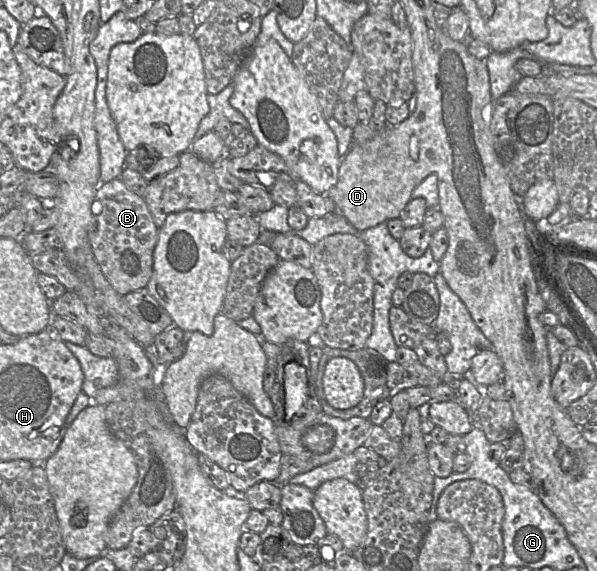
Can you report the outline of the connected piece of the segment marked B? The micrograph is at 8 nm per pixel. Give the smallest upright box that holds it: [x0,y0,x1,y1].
[89,178,159,296]

